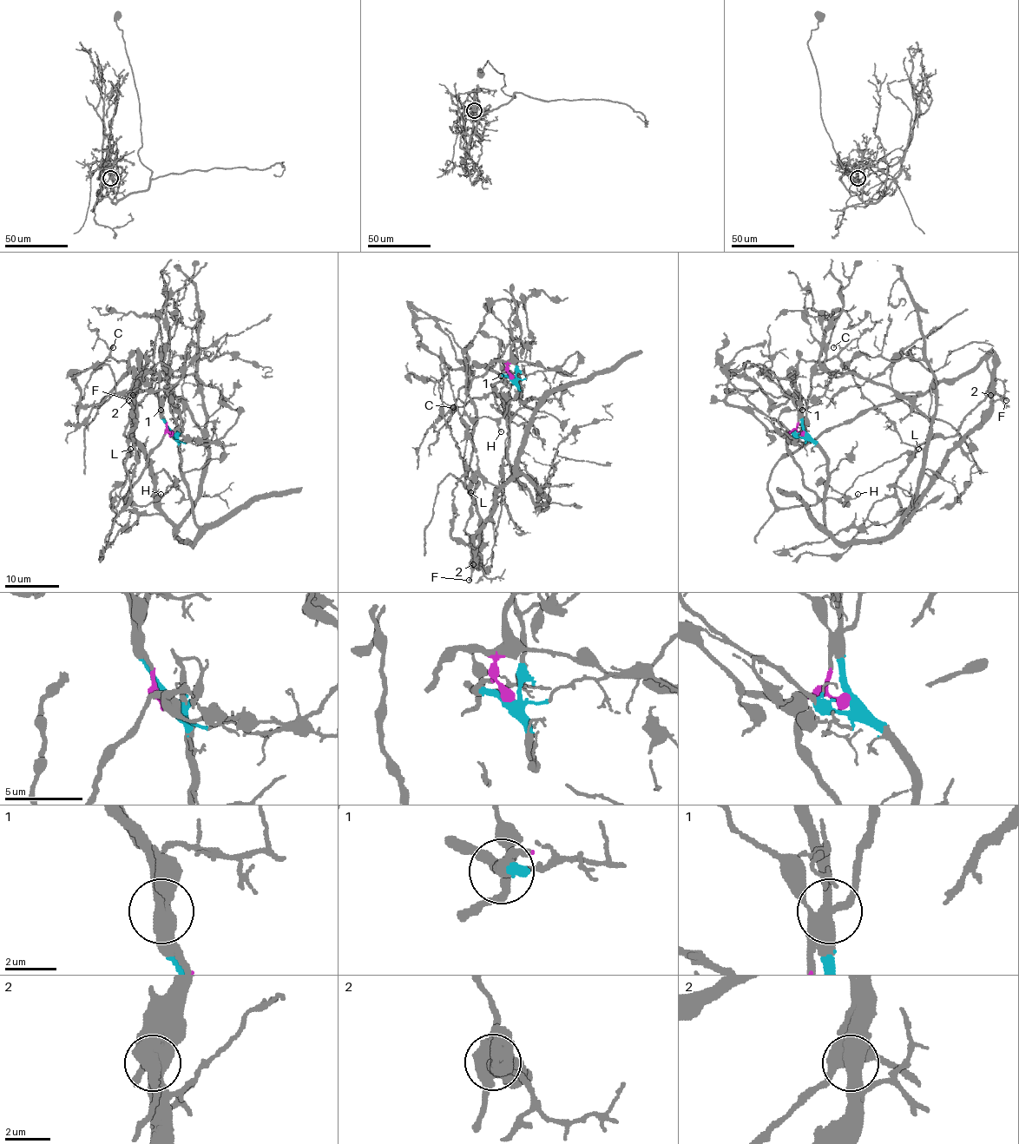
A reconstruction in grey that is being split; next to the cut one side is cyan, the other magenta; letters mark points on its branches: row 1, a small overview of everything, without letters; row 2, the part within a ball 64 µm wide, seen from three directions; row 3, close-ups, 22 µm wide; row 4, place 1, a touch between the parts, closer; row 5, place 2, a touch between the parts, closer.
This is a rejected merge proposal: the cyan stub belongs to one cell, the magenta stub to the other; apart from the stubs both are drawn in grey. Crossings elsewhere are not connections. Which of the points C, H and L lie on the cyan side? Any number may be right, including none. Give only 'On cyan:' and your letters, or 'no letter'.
On cyan: C

